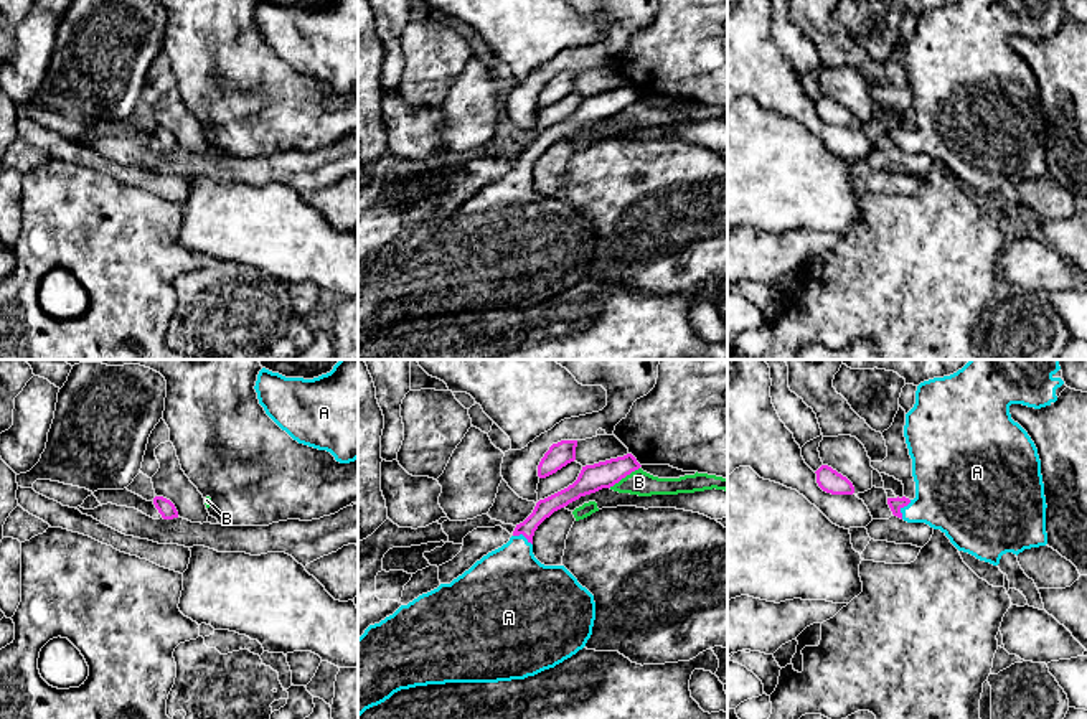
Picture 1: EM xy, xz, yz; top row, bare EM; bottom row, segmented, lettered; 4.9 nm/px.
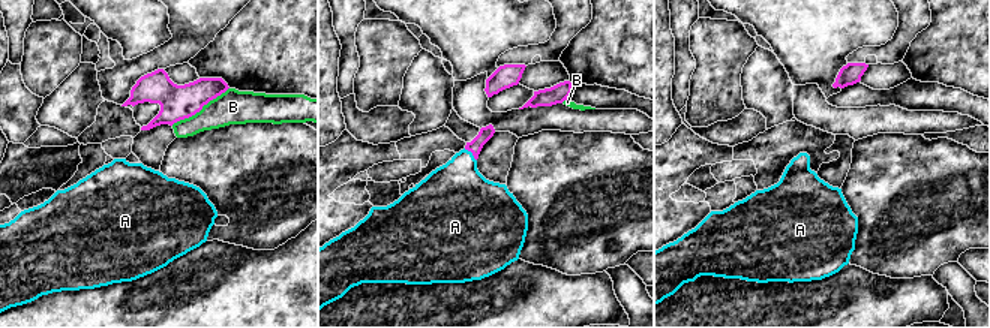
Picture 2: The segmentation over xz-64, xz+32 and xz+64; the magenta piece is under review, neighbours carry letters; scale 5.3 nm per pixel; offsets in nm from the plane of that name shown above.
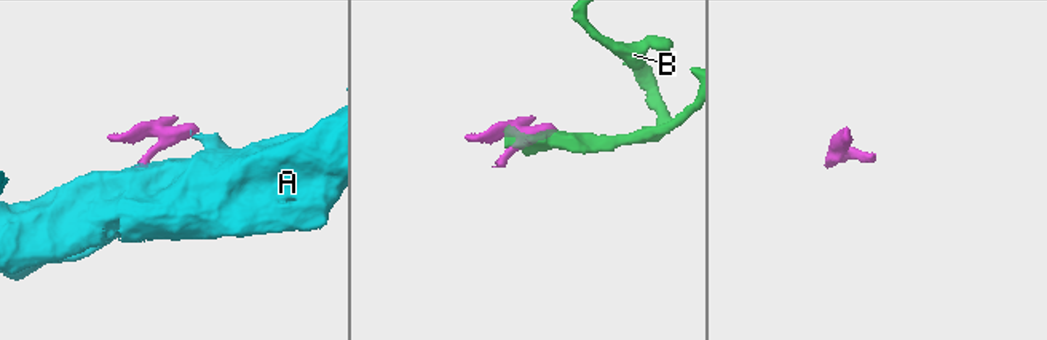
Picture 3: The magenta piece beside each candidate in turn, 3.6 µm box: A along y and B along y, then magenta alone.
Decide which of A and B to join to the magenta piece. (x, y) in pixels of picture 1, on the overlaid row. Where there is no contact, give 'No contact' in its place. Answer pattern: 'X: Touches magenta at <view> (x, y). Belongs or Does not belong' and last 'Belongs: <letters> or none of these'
A: Touches magenta at yz (899, 510). Belongs
B: Touches magenta at xz (624, 477). Does not belong
Belongs: A

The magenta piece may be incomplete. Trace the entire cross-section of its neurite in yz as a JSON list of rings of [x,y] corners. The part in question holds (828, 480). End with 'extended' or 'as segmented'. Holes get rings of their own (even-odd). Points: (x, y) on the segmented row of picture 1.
[[[821,465],[815,473],[816,473],[818,486],[826,493],[831,493],[831,495],[854,493],[853,483],[846,477],[833,470],[831,467]]] | as segmented

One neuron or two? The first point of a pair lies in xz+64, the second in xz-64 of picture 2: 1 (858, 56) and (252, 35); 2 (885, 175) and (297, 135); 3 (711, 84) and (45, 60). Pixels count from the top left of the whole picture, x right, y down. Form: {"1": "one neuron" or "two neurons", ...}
{"1": "two neurons", "2": "one neuron", "3": "one neuron"}

